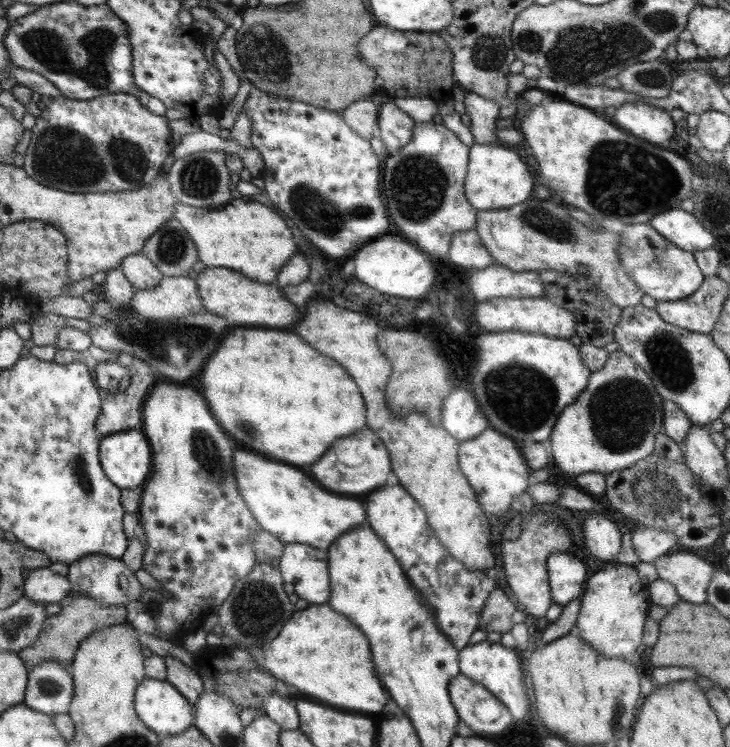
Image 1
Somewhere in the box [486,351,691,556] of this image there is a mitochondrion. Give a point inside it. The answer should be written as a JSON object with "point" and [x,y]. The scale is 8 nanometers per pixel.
{"point":[620,409]}

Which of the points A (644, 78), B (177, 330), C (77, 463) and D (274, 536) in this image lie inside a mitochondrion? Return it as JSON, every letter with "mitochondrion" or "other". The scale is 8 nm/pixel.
{"A":"mitochondrion","B":"other","C":"mitochondrion","D":"other"}

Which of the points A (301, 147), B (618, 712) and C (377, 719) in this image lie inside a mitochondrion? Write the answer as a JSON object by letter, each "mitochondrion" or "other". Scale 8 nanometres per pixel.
{"A":"other","B":"mitochondrion","C":"other"}

